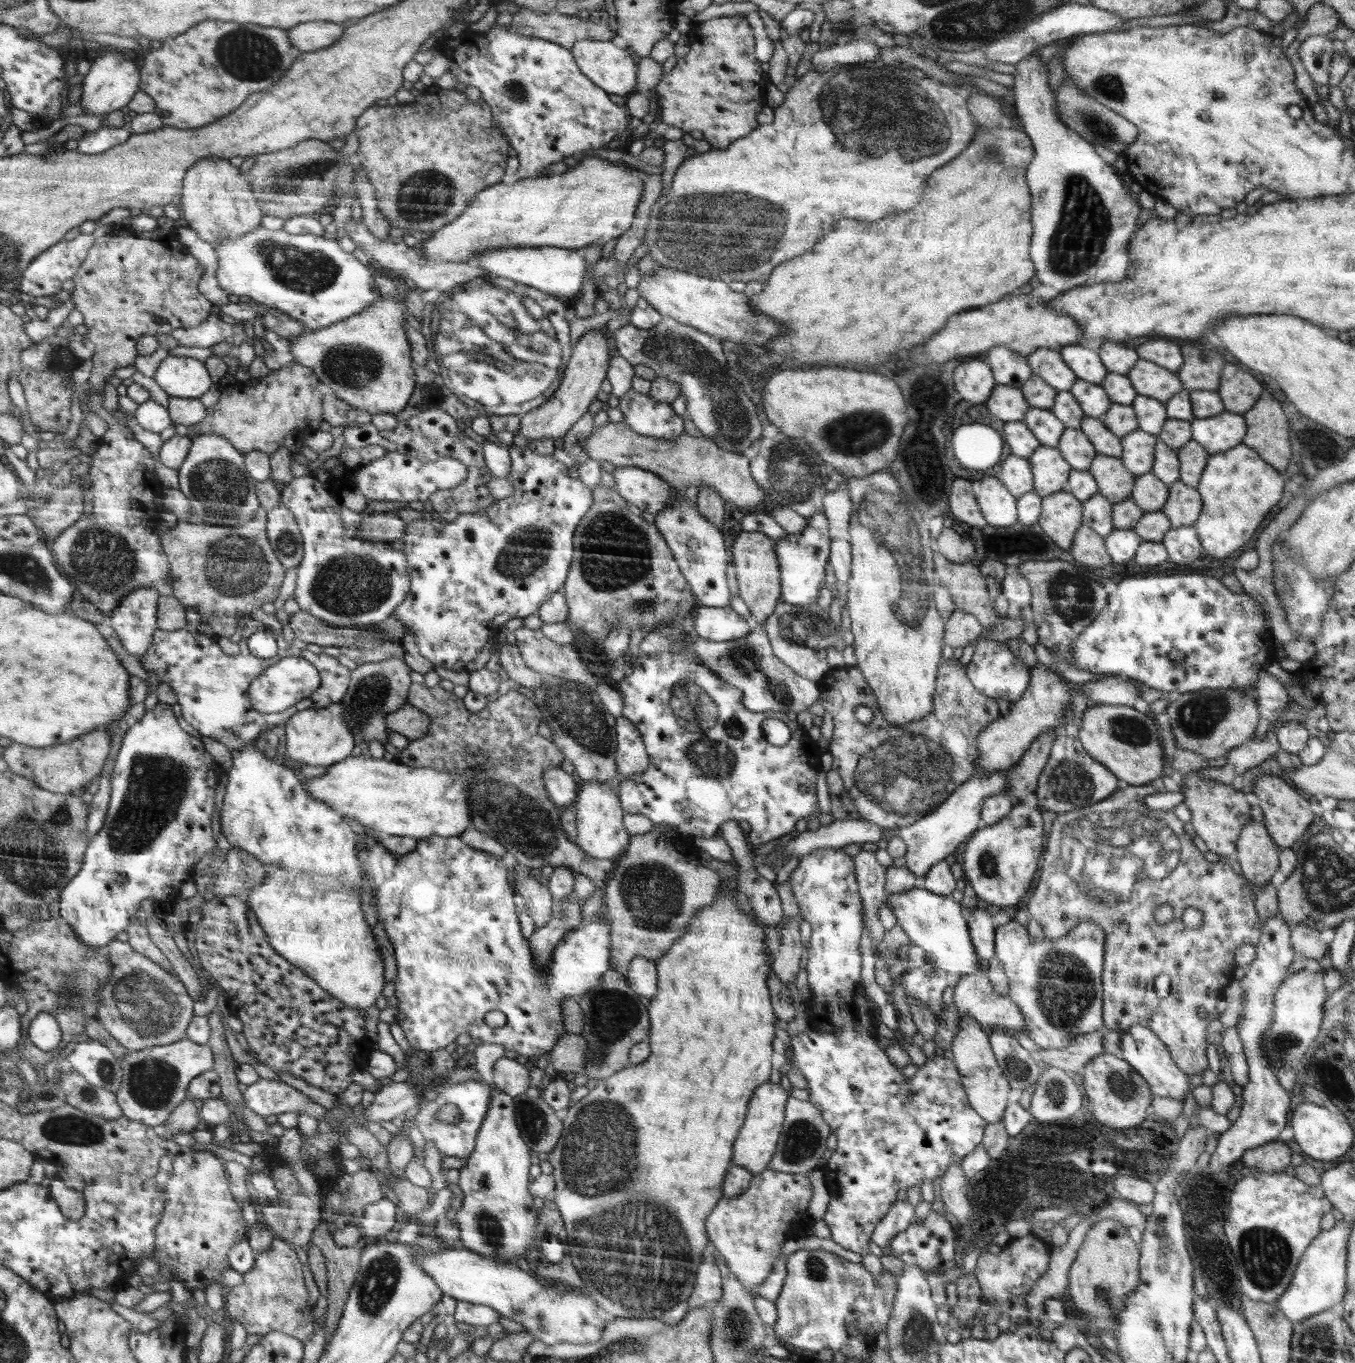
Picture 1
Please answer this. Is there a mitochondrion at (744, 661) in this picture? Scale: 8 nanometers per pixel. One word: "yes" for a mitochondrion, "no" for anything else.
yes

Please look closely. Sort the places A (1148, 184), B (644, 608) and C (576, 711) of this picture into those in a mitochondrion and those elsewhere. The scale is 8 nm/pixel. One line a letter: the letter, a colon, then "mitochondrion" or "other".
A: other
B: mitochondrion
C: mitochondrion

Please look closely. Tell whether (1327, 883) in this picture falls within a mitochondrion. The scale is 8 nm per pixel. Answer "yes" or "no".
yes

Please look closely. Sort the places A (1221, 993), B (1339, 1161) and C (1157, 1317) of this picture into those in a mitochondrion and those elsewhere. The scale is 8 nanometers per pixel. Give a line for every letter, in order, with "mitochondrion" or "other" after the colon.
A: other
B: other
C: mitochondrion

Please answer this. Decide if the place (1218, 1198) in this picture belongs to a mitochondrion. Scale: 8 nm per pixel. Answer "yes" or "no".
yes

